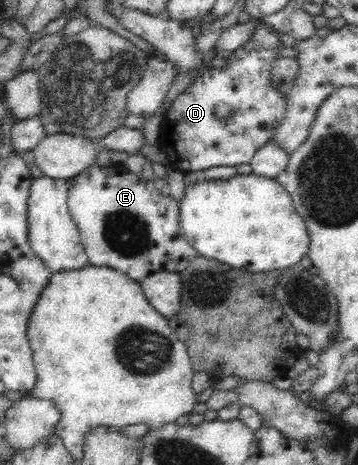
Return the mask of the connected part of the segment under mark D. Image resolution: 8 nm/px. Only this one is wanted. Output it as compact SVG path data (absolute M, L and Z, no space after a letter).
M260 20L252 34L246 44L231 52L232 56L226 59L226 66L206 67L198 78L193 78L185 90L168 103L161 122L158 144L166 153L168 162L183 174L188 171L208 170L214 166L250 163L257 150L273 140L276 128L280 126L282 118L286 118L286 97L271 81L273 62L282 58L279 57L279 51L284 48L280 38L282 32Z

